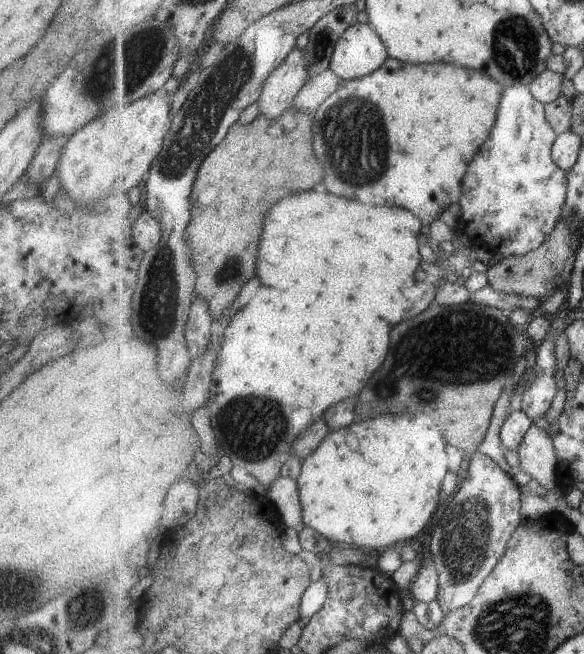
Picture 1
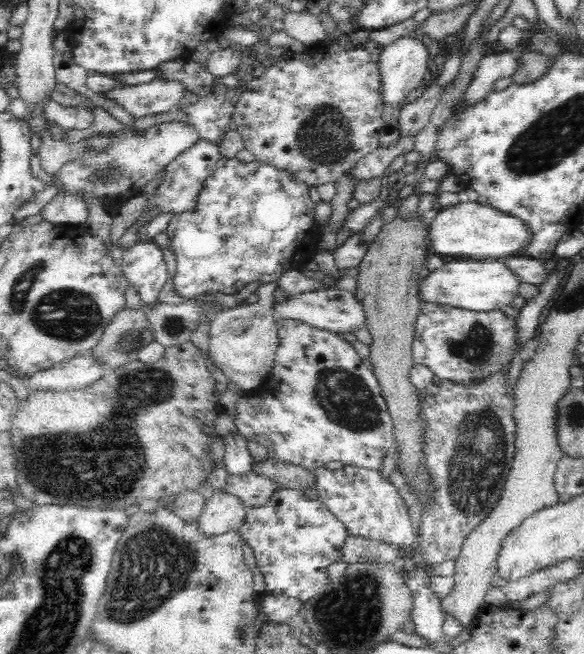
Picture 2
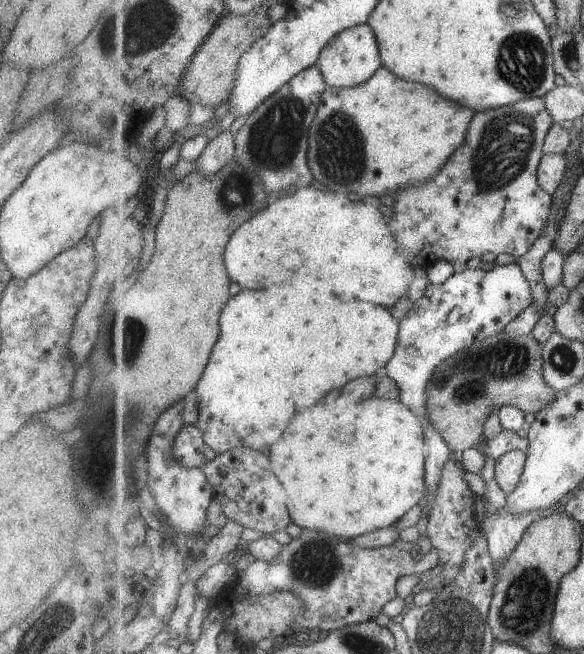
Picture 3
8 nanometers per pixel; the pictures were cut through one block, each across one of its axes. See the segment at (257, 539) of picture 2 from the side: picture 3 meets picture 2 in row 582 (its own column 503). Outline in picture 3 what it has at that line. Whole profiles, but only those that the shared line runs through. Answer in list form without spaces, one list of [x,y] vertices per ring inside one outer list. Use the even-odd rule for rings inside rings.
[[[516,260],[507,266],[494,265],[489,272],[481,268],[467,268],[451,276],[445,284],[428,284],[423,296],[399,320],[398,348],[384,372],[399,391],[397,400],[406,408],[411,408],[426,429],[427,500],[420,502],[421,508],[431,511],[437,486],[441,482],[441,472],[451,458],[451,450],[433,426],[426,408],[427,386],[443,362],[449,363],[453,356],[465,352],[477,340],[487,340],[499,334],[531,304],[534,304],[534,300],[530,281]]]

